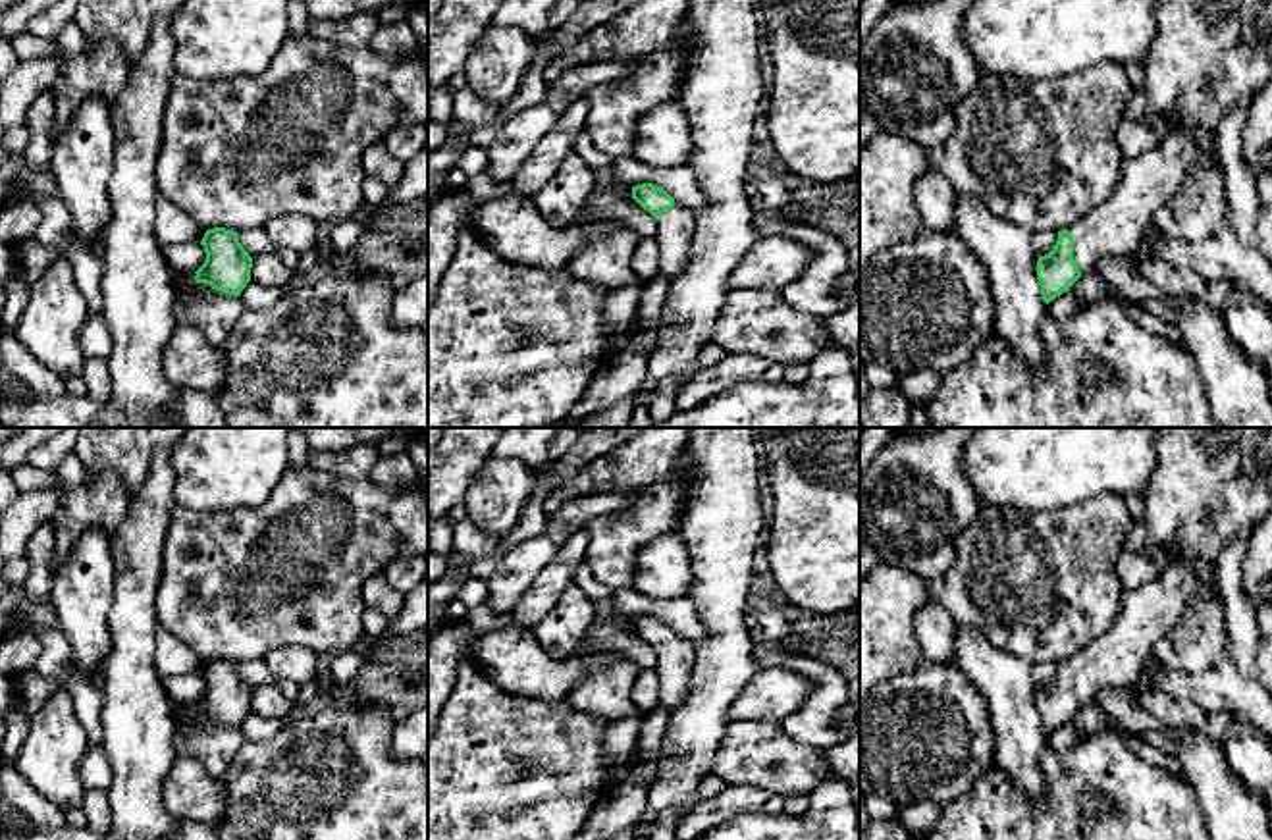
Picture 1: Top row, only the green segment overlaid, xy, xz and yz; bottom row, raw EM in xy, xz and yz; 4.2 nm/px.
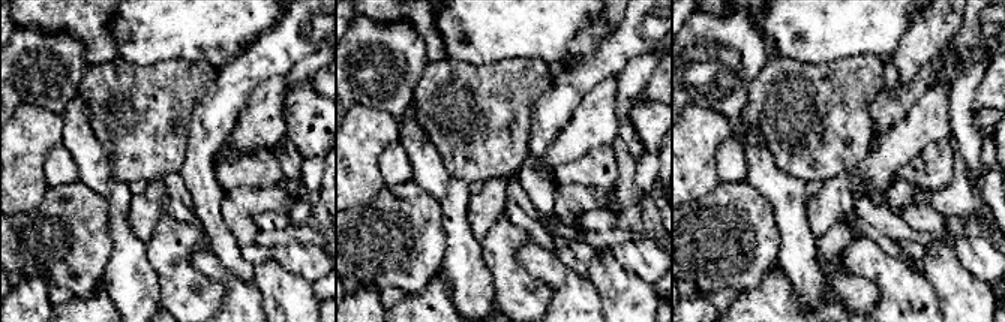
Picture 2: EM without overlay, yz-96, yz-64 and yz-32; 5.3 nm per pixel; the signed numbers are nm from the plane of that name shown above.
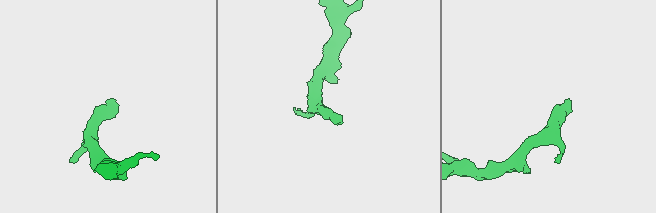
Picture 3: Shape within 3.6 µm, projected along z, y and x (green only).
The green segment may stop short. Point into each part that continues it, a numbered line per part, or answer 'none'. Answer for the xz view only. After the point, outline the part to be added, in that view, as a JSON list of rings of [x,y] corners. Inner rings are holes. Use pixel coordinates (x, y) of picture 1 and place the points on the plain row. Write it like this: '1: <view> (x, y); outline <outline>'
1: xz (675, 659); outline [[[675,636],[655,649],[659,676],[659,705],[675,711],[690,692],[690,680],[696,661],[696,643]]]

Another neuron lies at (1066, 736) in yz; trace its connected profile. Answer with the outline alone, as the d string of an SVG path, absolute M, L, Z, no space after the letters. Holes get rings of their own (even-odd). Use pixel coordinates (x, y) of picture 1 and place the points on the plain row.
M1072 722L1062 724L1047 736L1047 746L1058 755L1064 755L1068 749L1083 742L1087 736Z

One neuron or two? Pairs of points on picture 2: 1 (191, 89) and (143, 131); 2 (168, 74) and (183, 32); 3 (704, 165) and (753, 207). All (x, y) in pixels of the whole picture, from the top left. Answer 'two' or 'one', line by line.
1: one
2: two
3: two

